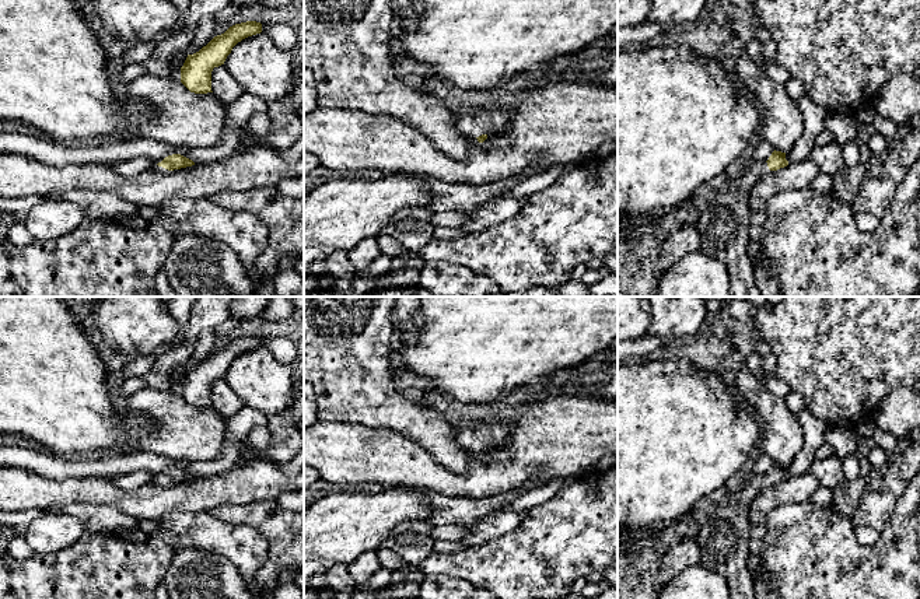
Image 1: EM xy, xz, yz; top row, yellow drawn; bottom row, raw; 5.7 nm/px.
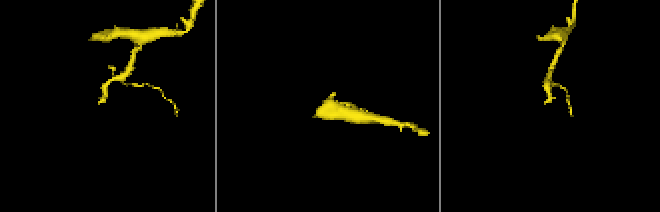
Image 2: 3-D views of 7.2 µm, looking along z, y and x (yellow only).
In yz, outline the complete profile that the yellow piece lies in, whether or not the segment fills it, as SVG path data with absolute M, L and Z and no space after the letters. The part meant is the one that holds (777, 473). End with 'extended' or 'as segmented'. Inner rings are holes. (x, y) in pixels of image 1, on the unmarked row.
M776 463L767 474L752 473L727 502L709 508L699 518L700 564L725 577L730 599L758 599L748 568L749 509L760 491L787 479L786 466Z; extended

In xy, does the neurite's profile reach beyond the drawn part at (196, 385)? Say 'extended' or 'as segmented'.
as segmented

